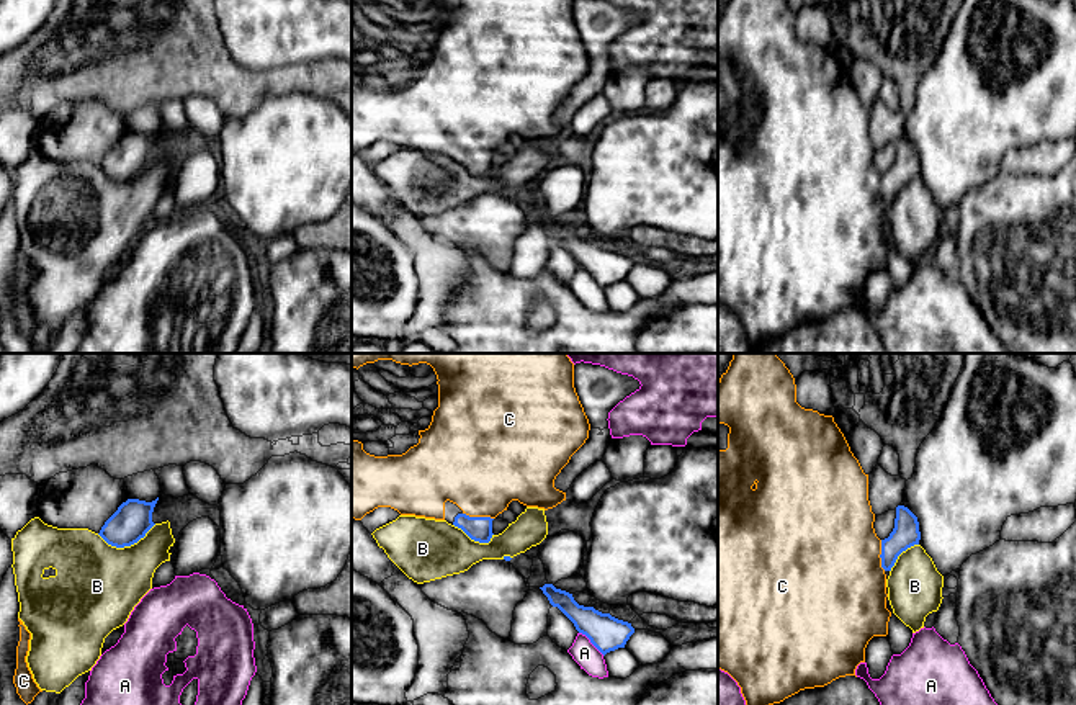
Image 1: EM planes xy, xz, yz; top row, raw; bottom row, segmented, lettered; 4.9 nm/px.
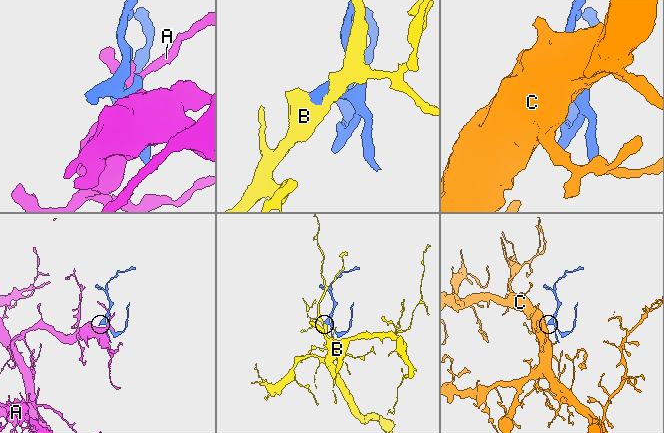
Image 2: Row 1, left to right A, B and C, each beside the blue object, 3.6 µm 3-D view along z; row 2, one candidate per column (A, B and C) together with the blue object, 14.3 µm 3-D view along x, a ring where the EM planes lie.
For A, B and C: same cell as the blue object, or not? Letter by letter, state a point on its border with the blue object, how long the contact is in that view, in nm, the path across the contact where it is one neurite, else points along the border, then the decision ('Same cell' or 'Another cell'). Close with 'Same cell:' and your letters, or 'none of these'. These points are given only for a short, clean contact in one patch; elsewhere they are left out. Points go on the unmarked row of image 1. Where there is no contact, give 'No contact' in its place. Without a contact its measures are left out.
A: Touches blue at xz (592, 277). Shared border 170 nm. Another cell
B: Touches blue at xy (126, 179). Shared border 300 nm. Boundary: xy (156, 157), (136, 175), (123, 180), (112, 180), (97, 167). Another cell
C: Touches blue at xz (478, 151). Shared border 160 nm. Same cell
Same cell: C

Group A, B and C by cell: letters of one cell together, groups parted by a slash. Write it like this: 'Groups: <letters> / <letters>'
Groups: A / B / C

